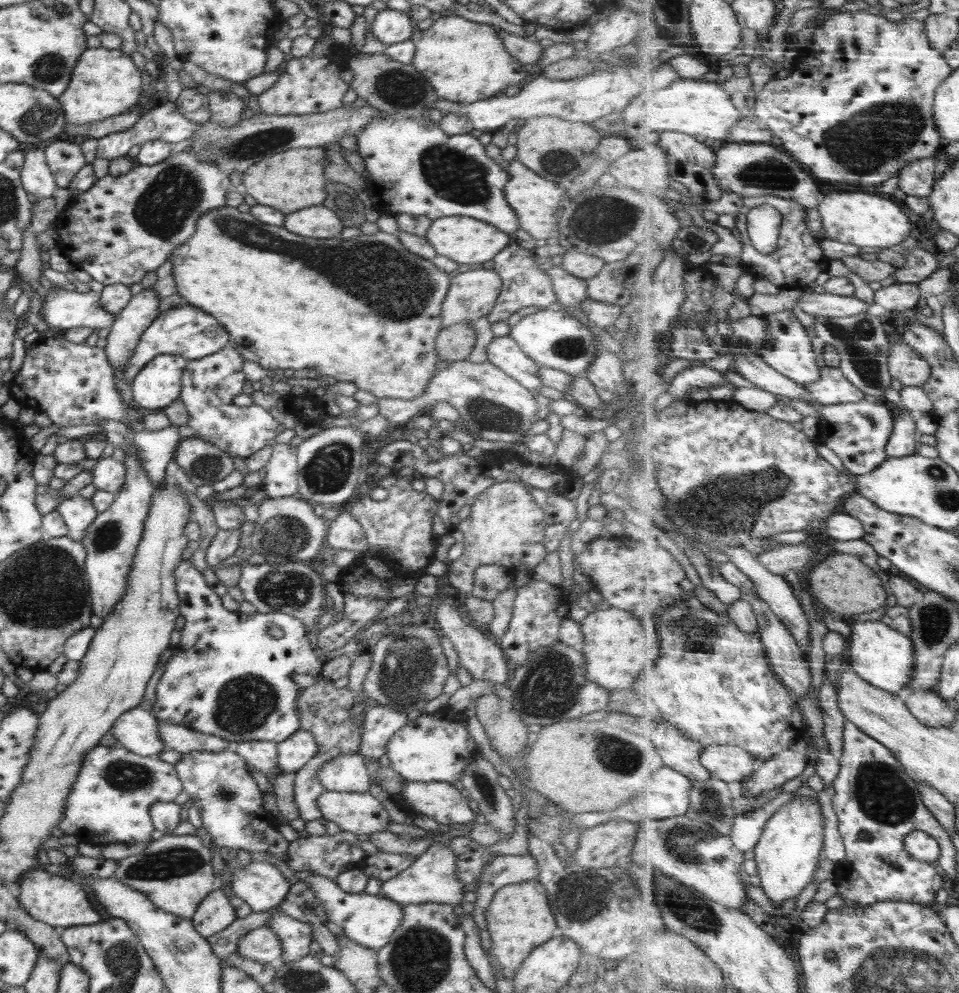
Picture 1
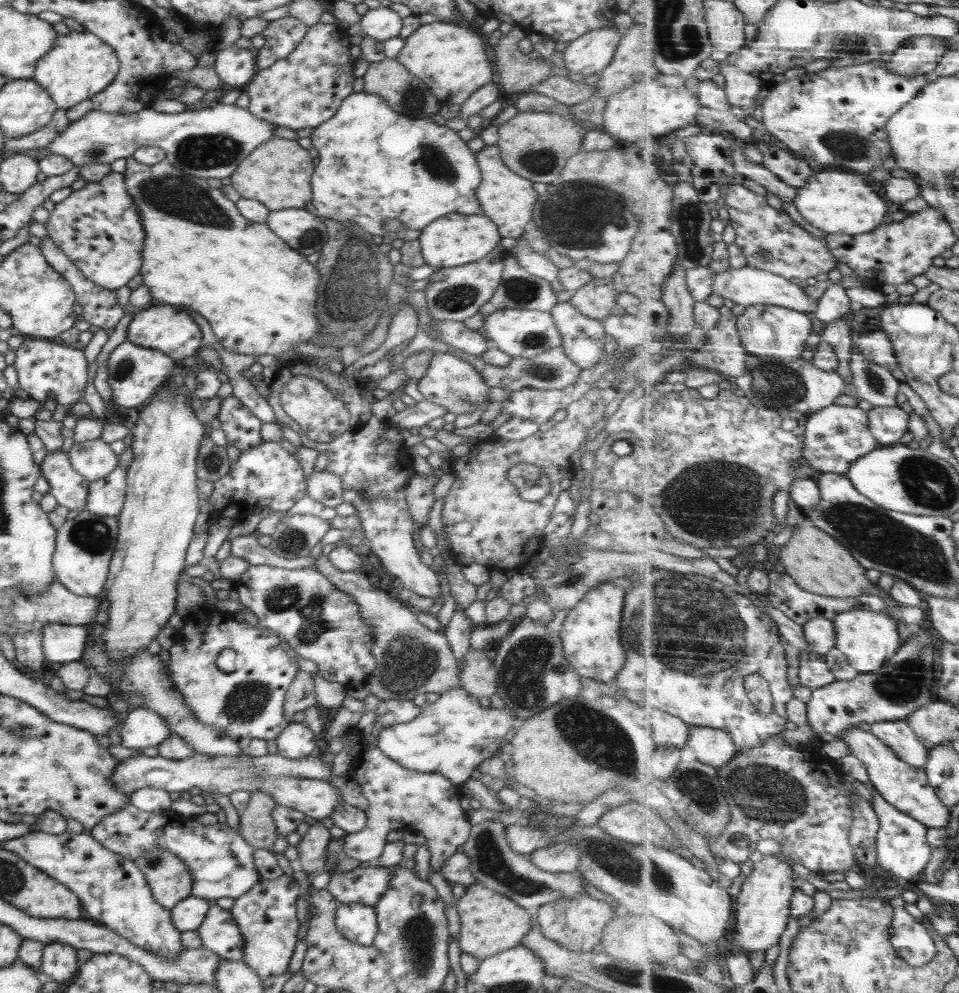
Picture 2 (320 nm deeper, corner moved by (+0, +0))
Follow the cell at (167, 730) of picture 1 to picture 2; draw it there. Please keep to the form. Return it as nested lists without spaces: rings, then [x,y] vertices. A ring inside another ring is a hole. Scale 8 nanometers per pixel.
[[[139,708],[128,712],[120,728],[122,746],[143,750],[158,746],[163,740],[174,735],[168,723],[152,710]]]

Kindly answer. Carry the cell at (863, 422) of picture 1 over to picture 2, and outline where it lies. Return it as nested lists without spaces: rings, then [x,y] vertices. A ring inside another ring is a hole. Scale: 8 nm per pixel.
[[[833,404],[809,415],[806,458],[814,468],[824,473],[847,474],[852,465],[882,446],[870,426],[869,411],[859,406]]]

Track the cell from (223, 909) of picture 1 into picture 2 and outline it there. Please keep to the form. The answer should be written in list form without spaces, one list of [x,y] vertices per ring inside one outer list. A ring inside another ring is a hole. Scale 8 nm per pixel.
[[[191,894],[171,908],[172,924],[181,932],[197,930],[210,907],[206,899]]]

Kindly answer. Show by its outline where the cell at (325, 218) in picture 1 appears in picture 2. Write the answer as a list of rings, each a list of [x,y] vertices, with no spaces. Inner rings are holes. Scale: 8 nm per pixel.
[[[306,209],[270,211],[265,223],[292,249],[308,256],[322,250],[328,240],[324,219]]]

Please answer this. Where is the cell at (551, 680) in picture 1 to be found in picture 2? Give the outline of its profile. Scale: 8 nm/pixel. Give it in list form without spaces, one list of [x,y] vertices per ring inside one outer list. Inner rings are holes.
[[[558,611],[556,616],[554,616],[554,620],[547,625],[537,624],[534,620],[523,616],[517,620],[510,634],[500,640],[500,647],[493,661],[497,672],[497,692],[500,699],[506,704],[506,708],[510,712],[514,712],[517,718],[520,718],[519,722],[530,718],[530,716],[534,716],[534,714],[538,714],[540,710],[548,710],[548,706],[554,706],[560,700],[564,702],[568,698],[576,698],[582,692],[583,679],[578,676],[575,668],[563,655],[560,632],[562,632],[566,616],[566,611]]]

